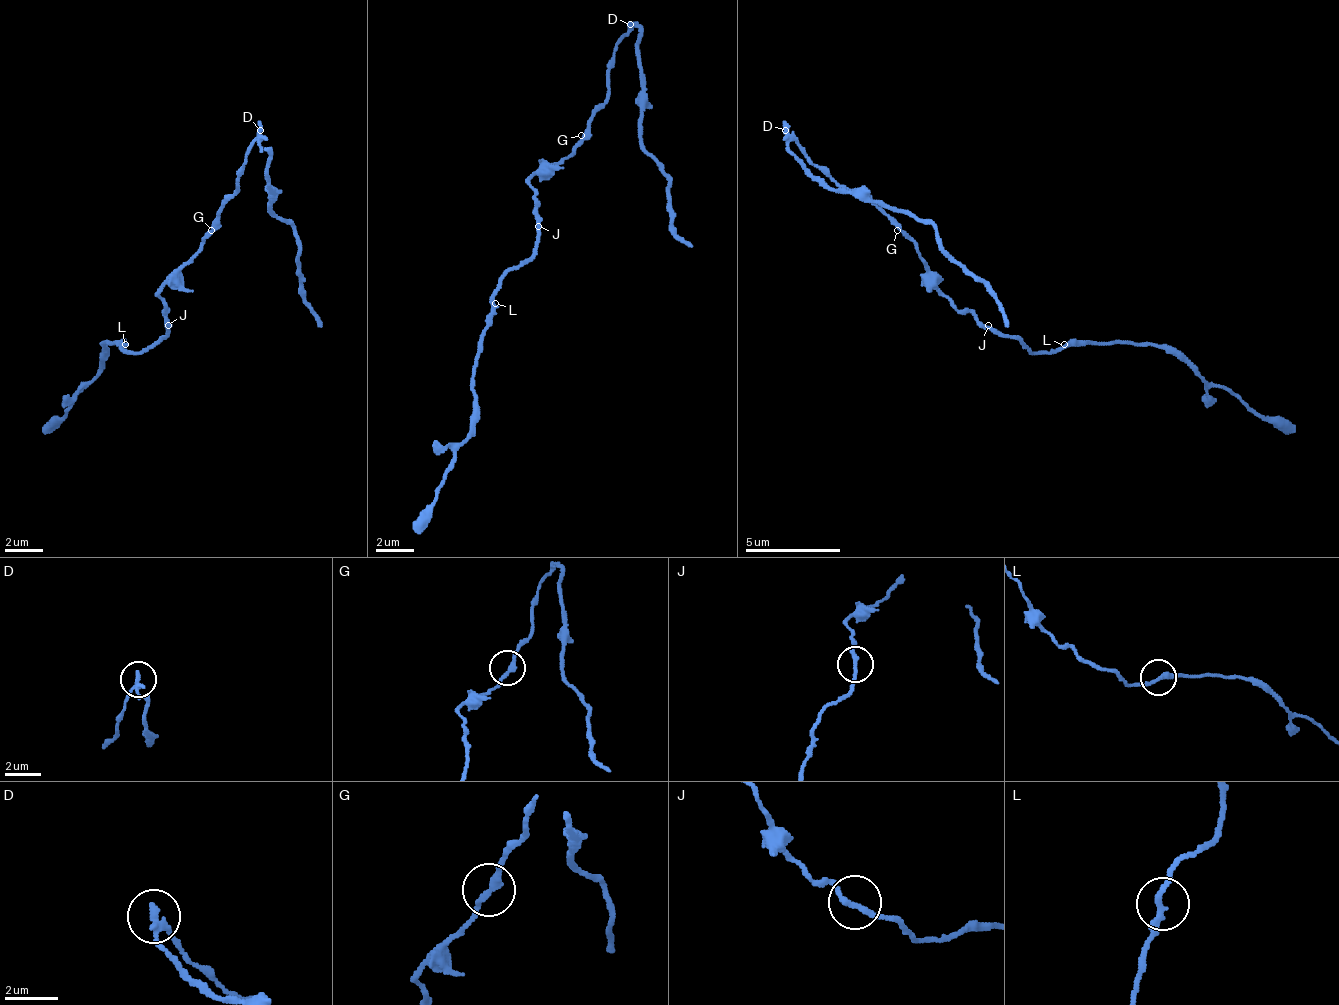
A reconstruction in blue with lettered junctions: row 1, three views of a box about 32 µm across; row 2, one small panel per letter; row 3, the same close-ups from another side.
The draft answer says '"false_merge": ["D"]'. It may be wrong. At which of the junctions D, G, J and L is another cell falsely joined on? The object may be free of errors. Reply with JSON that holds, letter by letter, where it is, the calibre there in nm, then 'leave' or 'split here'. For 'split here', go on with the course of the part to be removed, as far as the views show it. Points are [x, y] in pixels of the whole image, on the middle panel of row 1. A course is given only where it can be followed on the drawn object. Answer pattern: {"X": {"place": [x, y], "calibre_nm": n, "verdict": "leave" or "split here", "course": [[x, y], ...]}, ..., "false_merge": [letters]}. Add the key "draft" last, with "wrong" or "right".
{"D": {"place": [630, 24], "calibre_nm": 240, "verdict": "split here", "course": [[629, 25], [634, 25], [639, 54], [643, 150], [667, 173], [672, 226], [691, 245]]}, "G": {"place": [581, 135], "calibre_nm": 240, "verdict": "leave"}, "J": {"place": [538, 226], "calibre_nm": 200, "verdict": "leave"}, "L": {"place": [495, 303], "calibre_nm": 240, "verdict": "leave"}, "false_merge": ["D"], "draft": "right"}

